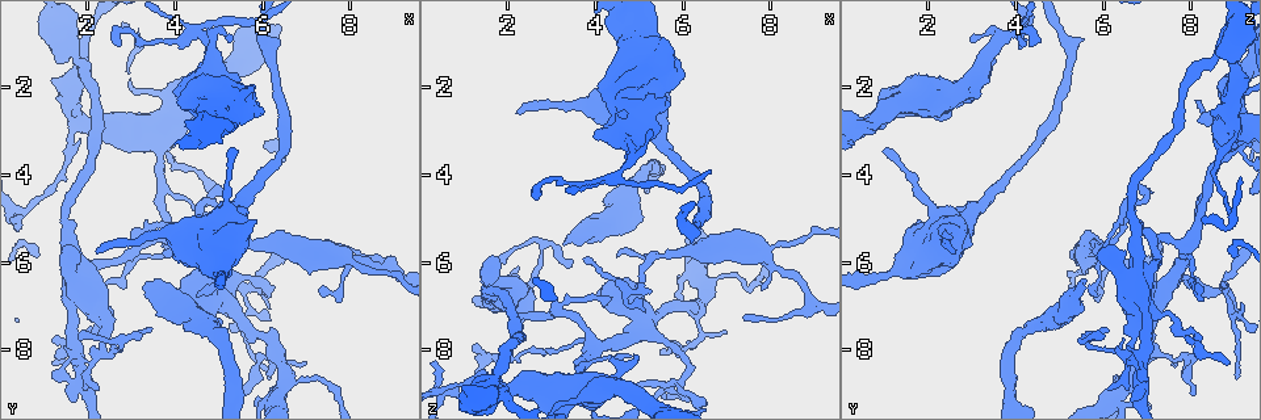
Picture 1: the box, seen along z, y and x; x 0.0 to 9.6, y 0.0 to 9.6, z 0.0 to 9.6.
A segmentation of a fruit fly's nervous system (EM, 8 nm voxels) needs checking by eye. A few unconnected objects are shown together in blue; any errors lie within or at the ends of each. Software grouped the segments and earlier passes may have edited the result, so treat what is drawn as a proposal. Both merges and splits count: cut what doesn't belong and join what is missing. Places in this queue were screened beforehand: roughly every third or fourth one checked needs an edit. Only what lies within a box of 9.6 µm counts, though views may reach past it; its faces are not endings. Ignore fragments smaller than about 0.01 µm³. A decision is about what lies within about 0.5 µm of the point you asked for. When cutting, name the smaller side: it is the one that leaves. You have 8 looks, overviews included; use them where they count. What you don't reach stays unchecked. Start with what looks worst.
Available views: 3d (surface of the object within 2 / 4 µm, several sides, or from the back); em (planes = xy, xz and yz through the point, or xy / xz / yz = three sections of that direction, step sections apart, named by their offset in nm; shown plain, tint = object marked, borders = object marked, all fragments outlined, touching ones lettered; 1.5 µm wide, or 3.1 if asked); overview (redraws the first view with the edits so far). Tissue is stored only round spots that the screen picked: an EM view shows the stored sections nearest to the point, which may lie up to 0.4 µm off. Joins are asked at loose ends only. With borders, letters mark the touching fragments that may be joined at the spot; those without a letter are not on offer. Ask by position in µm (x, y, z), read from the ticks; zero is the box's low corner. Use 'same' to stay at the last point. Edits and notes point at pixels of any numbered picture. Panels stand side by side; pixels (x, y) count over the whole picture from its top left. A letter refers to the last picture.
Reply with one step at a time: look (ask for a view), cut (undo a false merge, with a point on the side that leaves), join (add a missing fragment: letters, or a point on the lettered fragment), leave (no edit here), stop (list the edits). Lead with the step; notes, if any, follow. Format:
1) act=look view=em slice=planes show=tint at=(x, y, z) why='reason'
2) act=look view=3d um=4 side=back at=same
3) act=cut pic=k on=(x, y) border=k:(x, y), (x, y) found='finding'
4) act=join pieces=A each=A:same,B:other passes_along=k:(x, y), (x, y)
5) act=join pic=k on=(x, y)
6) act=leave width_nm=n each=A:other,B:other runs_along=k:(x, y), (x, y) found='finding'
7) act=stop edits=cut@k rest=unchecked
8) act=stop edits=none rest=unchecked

act=look view=3d um=4 at=(1.20, 7.65, 7.85) why='tapers out'

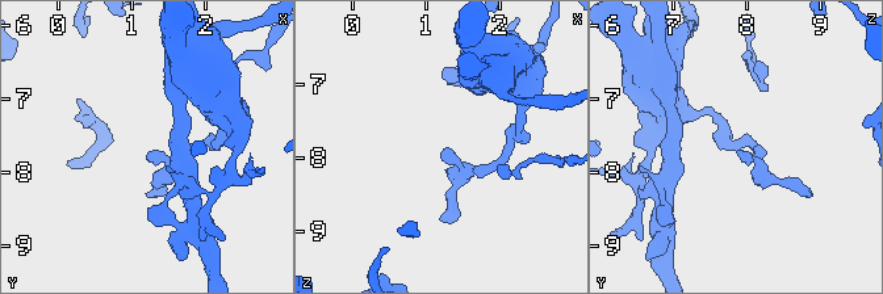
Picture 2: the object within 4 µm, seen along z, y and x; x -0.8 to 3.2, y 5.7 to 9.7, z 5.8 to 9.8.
act=look view=em slice=xy step=4 show=tint at=(1.25, 7.70, 7.85)

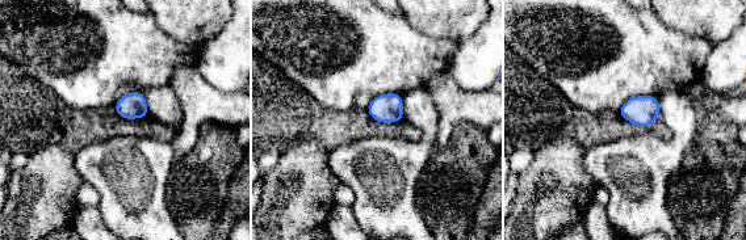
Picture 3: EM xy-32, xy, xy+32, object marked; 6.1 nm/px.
act=look view=em slice=xz step=4 show=borders at=same why='another direction'

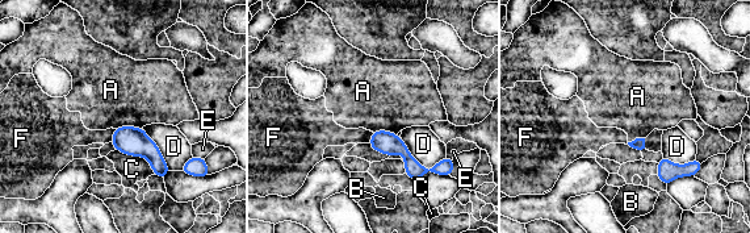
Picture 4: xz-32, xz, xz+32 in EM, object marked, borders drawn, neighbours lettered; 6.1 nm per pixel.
act=leave each=A:other,B:other,C:other,D:other,E:other,F:other runs_along=4:(374, 134), (397, 145), (423, 170) found='none of them fits'

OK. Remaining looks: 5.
act=look view=3d um=4 at=(4.55, 0.75, 4.00)

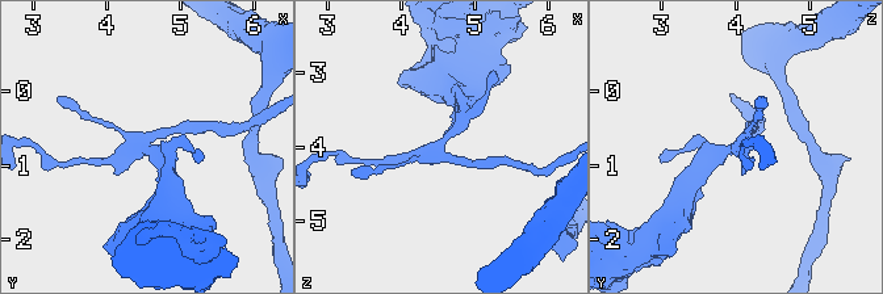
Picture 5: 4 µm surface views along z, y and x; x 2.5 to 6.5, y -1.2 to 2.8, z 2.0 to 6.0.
act=look view=em slice=planes show=tint at=(4.50, 0.75, 4.00)

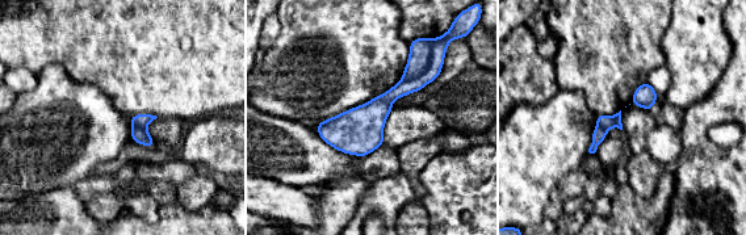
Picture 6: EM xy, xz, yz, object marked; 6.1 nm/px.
act=look view=em slice=planes show=borders at=same

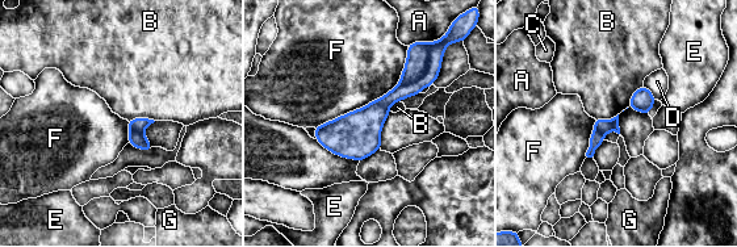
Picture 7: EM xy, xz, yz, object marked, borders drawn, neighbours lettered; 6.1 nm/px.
act=cut pic=7 on=(418, 53) each=A:other,B:other,C:other,D:other,E:other,F:other,G:other border=7:(430, 53), (426, 70), (400, 84) found='two cells meet here'

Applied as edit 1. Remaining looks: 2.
act=look view=em slice=planes show=borders at=(8.95, 6.20, 5.30) why='a narrow waist'

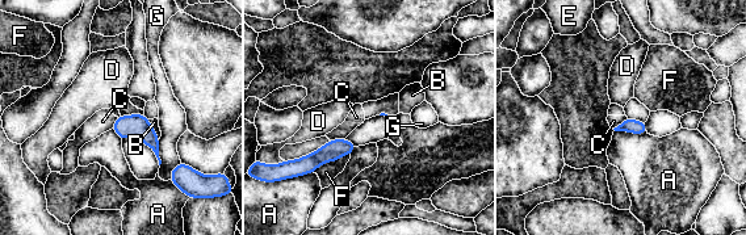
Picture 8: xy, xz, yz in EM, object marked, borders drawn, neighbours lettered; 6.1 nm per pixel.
act=leave longest_contact=F:260nm each=A:other,B:other,C:other,D:other,E:other,F:other,G:other border=8:(344, 138), (330, 141) found='all the same cell'

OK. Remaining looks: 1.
act=stop edits=cut@7 rest=unchecked

